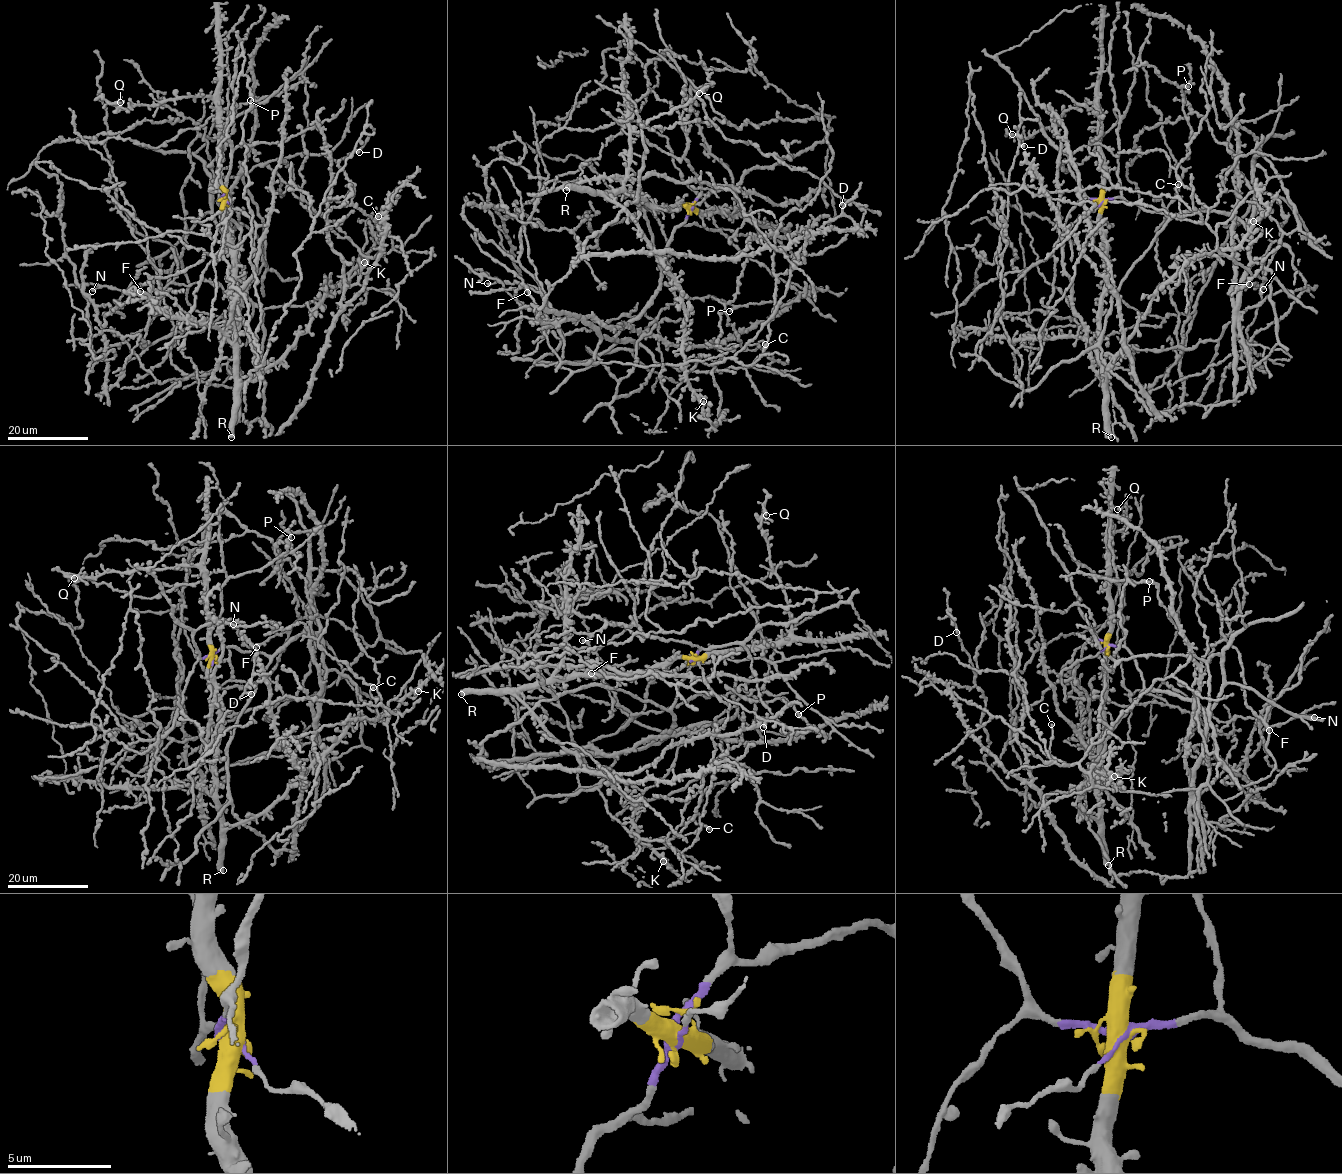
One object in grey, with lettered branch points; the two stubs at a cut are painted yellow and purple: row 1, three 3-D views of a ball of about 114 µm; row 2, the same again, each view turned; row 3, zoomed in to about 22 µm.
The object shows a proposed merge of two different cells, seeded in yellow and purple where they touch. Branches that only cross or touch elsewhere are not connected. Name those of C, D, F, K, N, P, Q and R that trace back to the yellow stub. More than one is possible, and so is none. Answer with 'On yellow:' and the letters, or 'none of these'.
On yellow: K, Q, R

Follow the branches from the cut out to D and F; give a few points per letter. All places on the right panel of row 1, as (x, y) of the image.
D: (1101, 201), (1168, 218), (1120, 282), (1099, 341), (1024, 390), (976, 353), (1002, 305), (1010, 171), (1024, 147)
F: (1101, 201), (1229, 213), (1249, 232), (1253, 261), (1291, 297), (1305, 286), (1276, 241), (1247, 269), (1249, 284)

